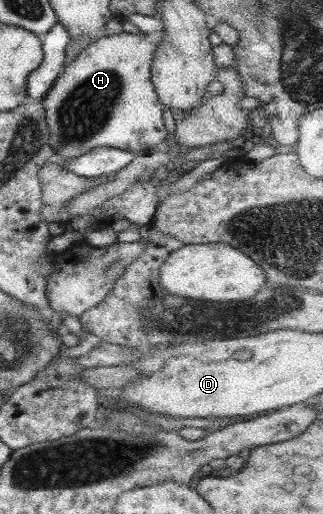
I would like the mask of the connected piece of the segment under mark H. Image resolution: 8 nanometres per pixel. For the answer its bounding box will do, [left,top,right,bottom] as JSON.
[42,32,167,160]

